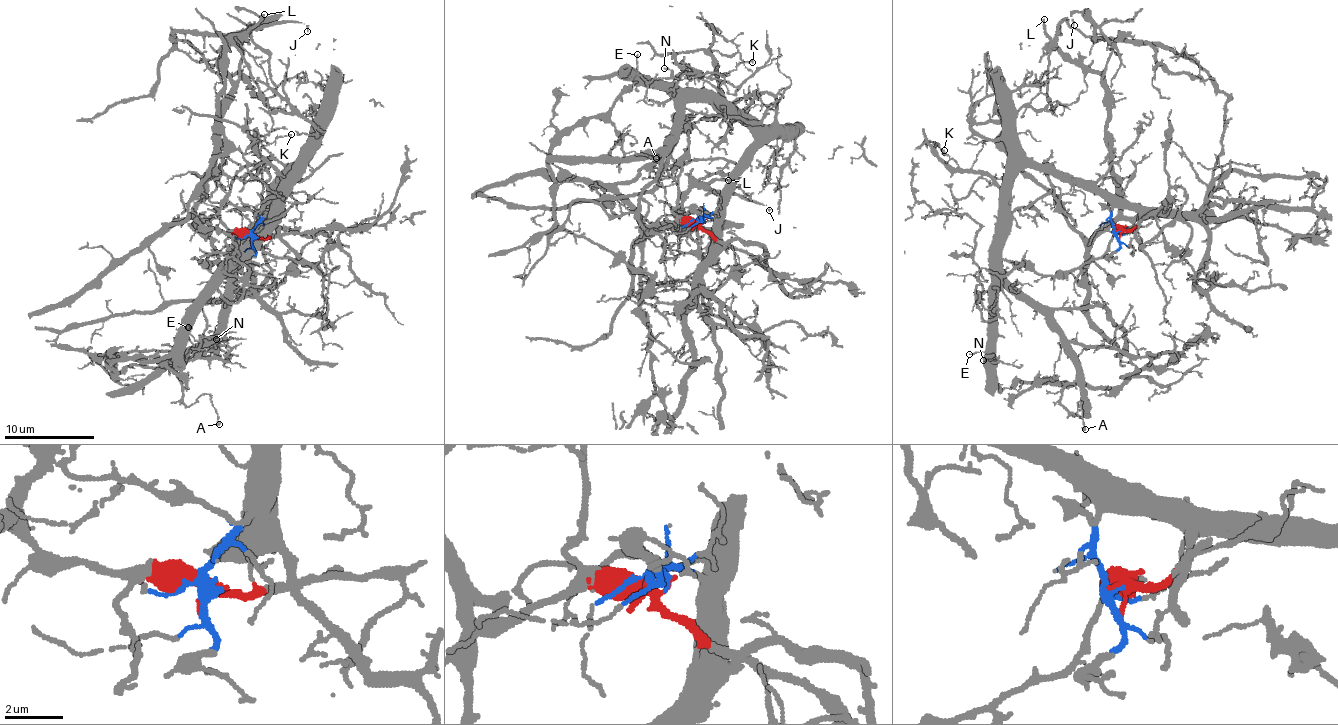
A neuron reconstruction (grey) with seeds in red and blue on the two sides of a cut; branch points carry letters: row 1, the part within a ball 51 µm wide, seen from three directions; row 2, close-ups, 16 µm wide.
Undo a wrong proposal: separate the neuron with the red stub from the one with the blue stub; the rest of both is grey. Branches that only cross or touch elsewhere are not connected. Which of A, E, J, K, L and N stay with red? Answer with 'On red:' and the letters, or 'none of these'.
On red: J, L

